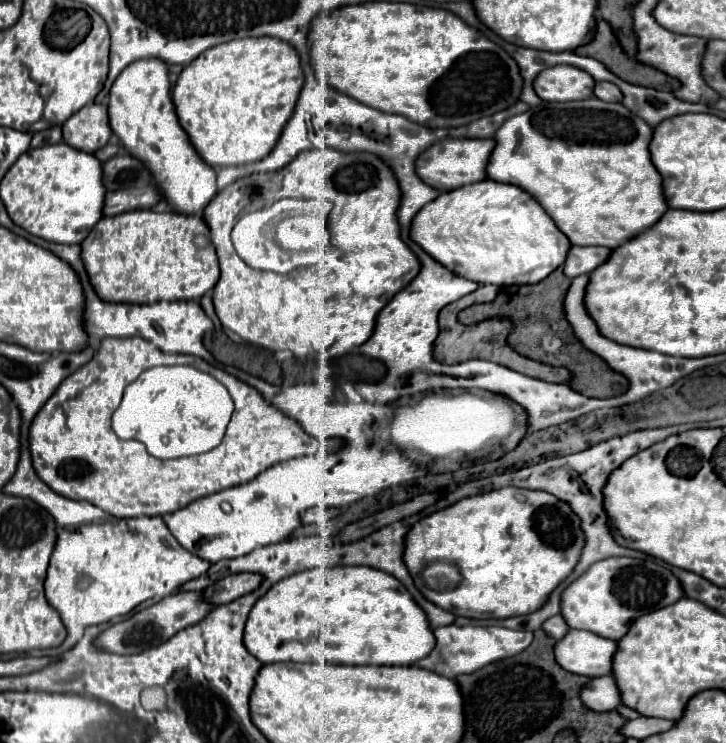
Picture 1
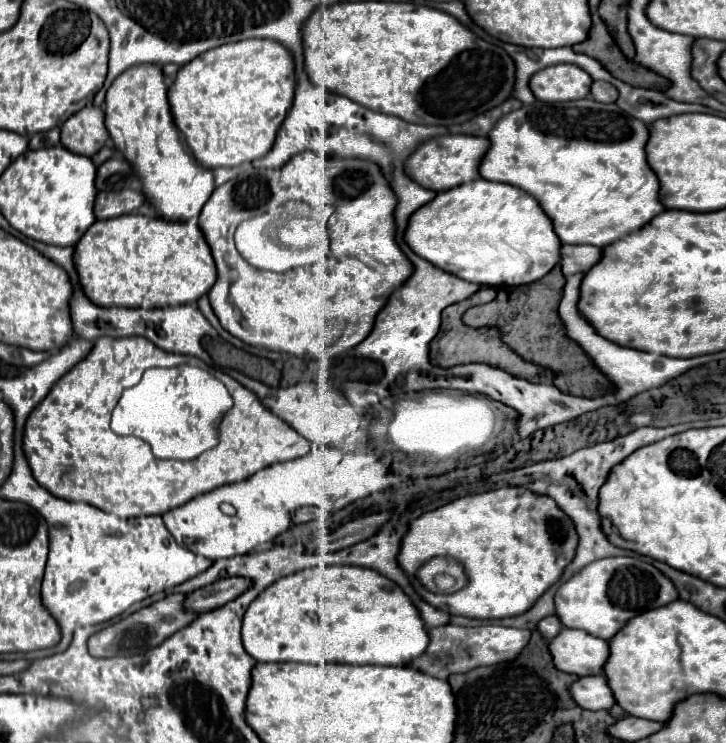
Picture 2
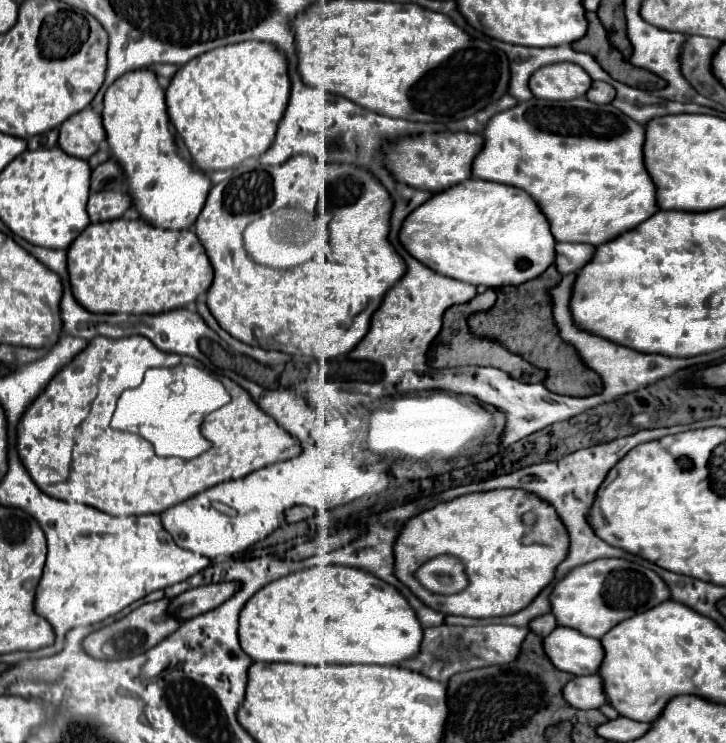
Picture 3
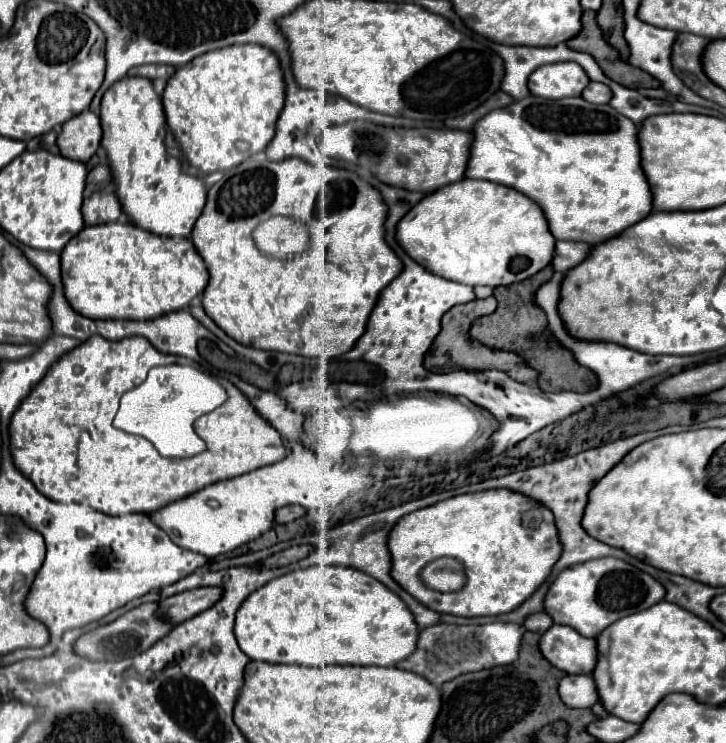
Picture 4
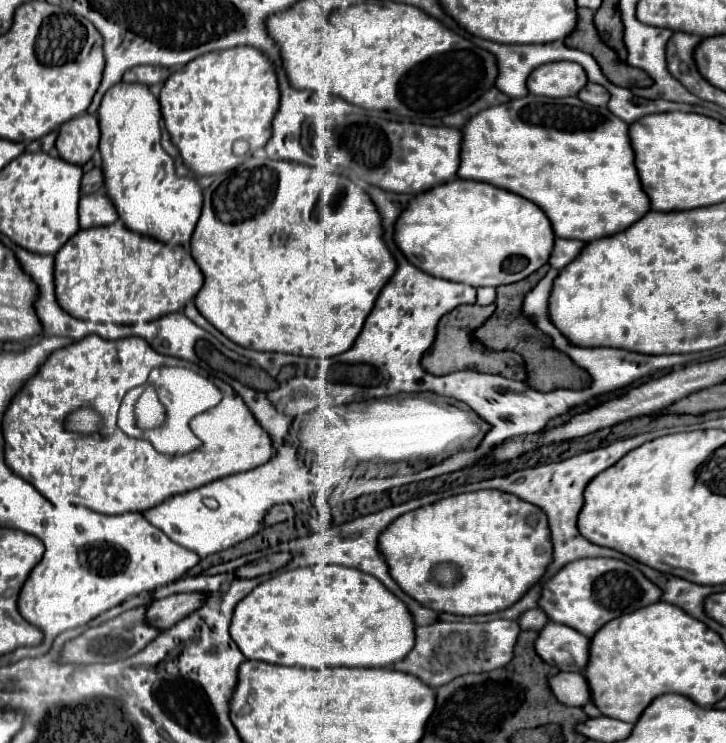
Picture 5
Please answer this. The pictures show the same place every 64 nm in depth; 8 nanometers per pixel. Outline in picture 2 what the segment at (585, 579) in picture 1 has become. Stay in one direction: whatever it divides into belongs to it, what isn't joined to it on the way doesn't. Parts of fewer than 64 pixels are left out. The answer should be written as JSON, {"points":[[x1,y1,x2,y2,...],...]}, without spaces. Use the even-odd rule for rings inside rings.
{"points":[[628,556,602,558,582,568,558,588,556,614,566,628,580,628,592,636,610,640,634,616,670,604,676,598,676,586,656,566]]}

